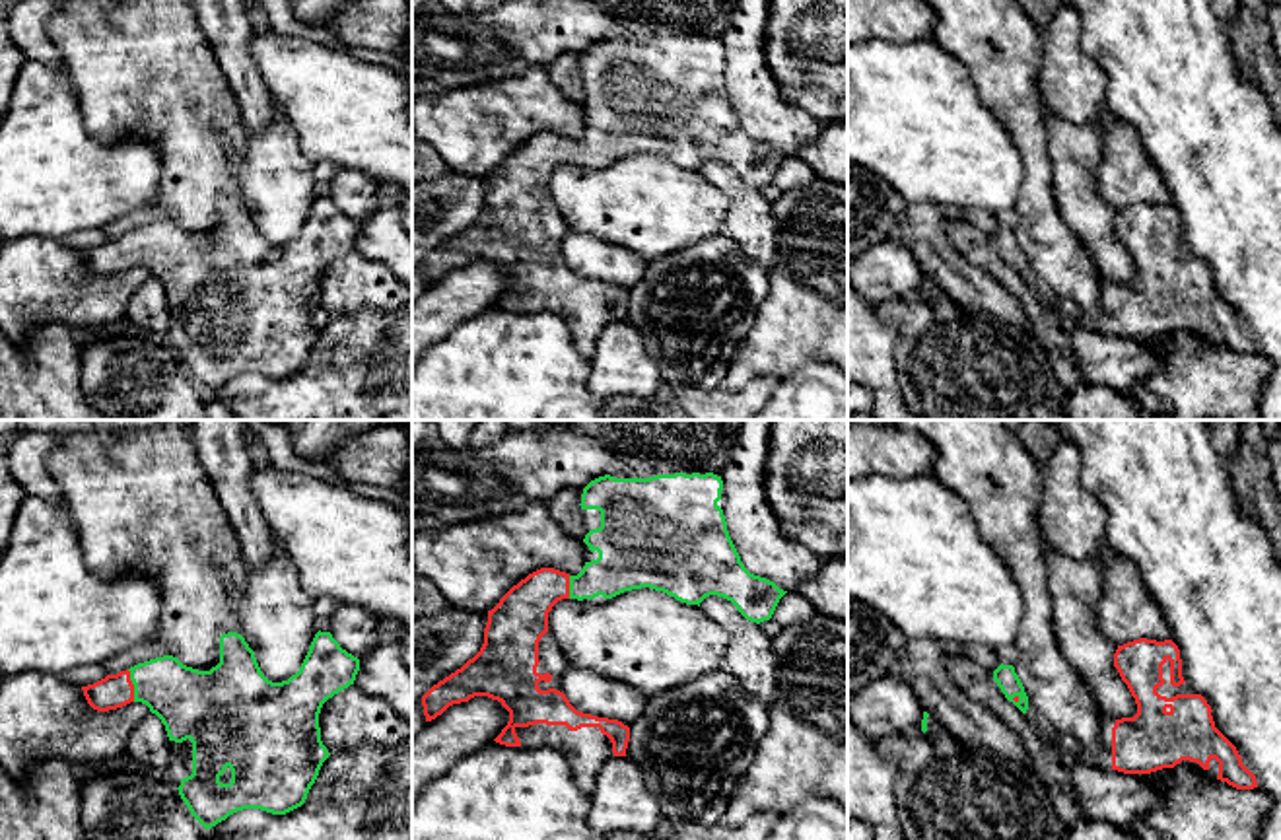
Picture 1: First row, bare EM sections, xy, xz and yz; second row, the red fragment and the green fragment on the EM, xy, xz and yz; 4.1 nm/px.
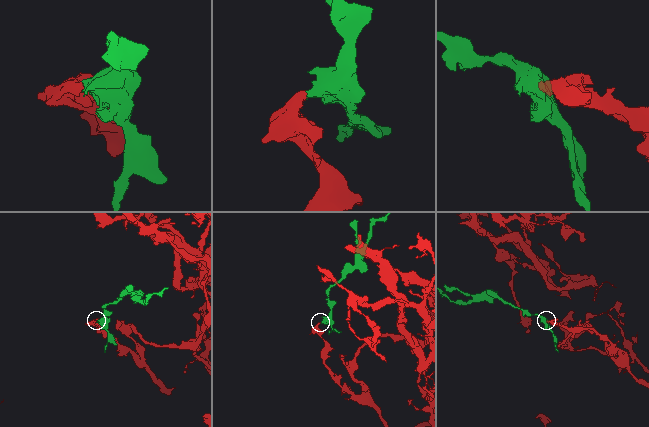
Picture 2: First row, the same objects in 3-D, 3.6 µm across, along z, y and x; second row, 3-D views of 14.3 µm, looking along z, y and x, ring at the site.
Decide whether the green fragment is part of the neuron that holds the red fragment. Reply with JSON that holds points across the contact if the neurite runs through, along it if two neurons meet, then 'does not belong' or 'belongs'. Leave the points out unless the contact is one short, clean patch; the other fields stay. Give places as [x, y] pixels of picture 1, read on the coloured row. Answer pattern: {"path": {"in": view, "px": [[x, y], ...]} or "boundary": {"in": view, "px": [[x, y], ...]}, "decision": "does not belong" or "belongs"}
{"path": {"in": "xy", "px": [[115, 691], [133, 685], [166, 685], [189, 702]]}, "decision": "belongs"}

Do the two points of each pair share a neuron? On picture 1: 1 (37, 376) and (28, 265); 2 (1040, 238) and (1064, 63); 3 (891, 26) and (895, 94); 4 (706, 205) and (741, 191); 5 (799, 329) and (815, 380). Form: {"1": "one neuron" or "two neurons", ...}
{"1": "two neurons", "2": "two neurons", "3": "two neurons", "4": "two neurons", "5": "two neurons"}

